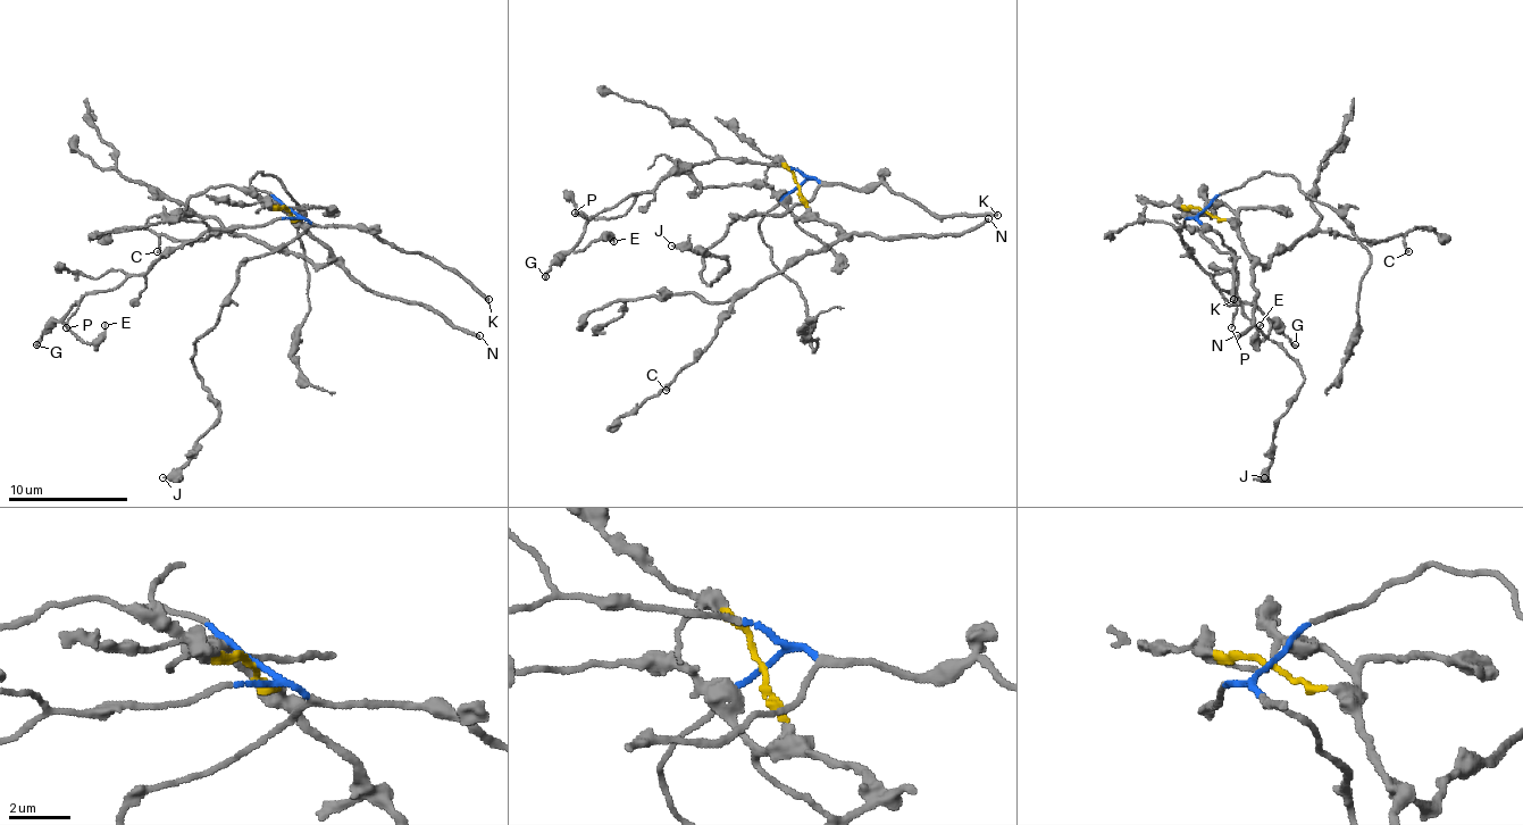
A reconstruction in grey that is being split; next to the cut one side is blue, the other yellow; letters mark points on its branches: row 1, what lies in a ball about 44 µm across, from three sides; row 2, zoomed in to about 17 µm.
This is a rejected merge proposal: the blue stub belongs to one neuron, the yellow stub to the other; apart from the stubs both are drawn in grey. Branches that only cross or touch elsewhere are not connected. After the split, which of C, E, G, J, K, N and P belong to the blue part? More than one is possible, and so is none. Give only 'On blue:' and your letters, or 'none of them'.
On blue: E, G, J, K, P

